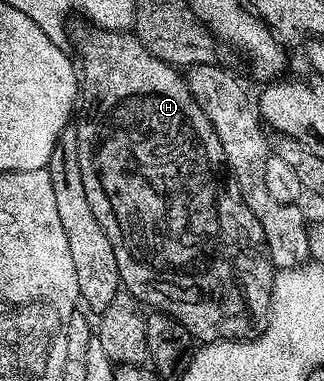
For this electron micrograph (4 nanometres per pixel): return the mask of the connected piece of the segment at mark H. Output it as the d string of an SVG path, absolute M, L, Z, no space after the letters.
M83 23L71 30L70 37L76 40L78 57L78 73L82 78L82 109L84 114L75 122L78 135L78 167L82 171L82 187L86 187L86 199L90 203L90 211L94 211L94 219L102 223L102 231L106 231L106 239L110 239L110 247L114 247L114 259L118 259L118 275L120 284L131 293L137 301L153 310L168 313L190 336L200 343L209 341L251 341L260 336L268 325L268 311L272 307L272 281L274 266L272 256L268 253L268 244L264 241L262 223L246 207L242 199L242 191L237 189L228 171L228 163L224 159L222 143L202 107L194 99L185 74L177 66L168 65L128 31L101 29Z

